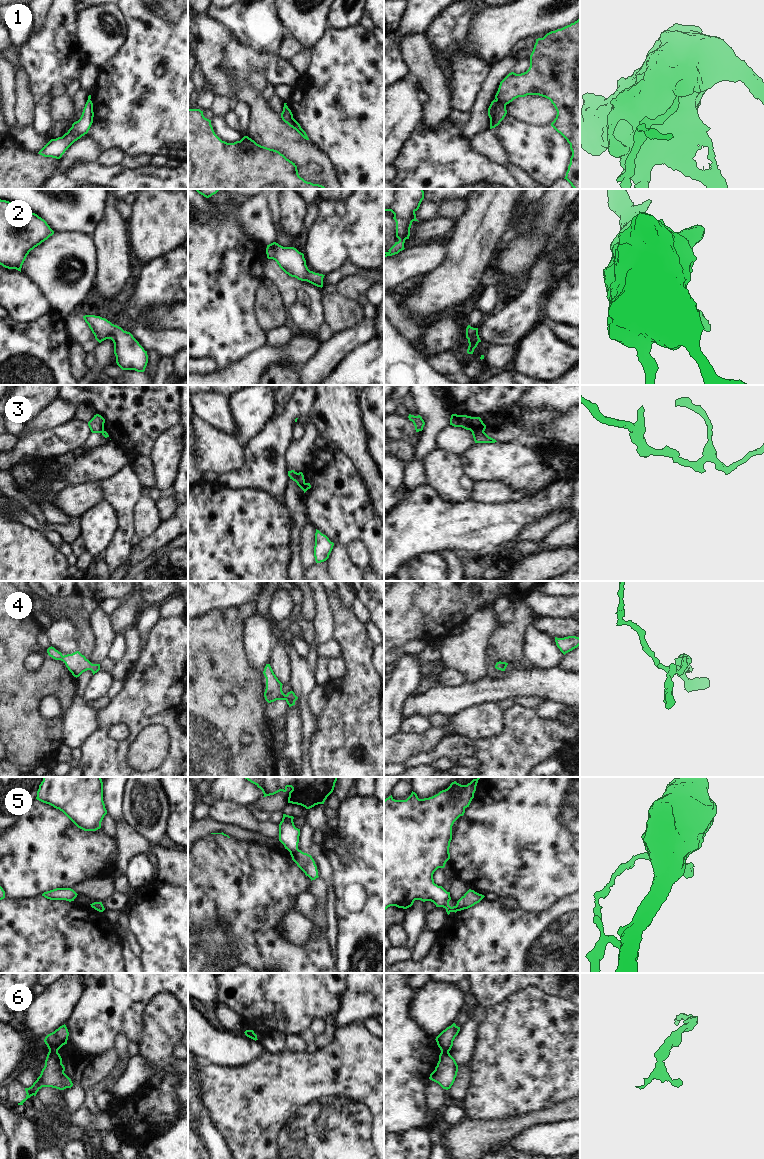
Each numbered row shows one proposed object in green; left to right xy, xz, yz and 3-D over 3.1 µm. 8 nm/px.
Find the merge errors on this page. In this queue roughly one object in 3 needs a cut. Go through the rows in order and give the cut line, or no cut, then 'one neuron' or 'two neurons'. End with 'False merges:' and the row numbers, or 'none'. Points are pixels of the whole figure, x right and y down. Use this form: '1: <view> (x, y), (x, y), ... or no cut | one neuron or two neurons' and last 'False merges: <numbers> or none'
1: yz (496, 99), (505, 105) | two neurons
2: no cut | one neuron
3: yz (483, 430), (472, 432) | two neurons
4: no cut | one neuron
5: xz (298, 849), (290, 852) | two neurons
6: xy (49, 1050), (57, 1051) | two neurons
False merges: 1, 3, 5, 6

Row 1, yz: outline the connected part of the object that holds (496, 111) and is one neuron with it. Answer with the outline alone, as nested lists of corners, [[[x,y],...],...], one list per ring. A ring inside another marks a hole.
[[[493,100],[488,108],[488,116],[490,118],[490,129],[500,124],[507,114],[506,105],[500,104],[497,100]]]

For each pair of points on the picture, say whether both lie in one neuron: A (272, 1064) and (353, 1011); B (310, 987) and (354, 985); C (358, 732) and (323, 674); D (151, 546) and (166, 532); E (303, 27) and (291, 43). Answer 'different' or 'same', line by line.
A: different
B: different
C: different
D: same
E: different

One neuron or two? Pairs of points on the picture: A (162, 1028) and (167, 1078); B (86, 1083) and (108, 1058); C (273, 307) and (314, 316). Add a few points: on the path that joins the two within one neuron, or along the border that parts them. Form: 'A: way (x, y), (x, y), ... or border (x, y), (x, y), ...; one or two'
A: way (162, 1040), (163, 1066); one
B: way (90, 1077), (103, 1064); one
C: border (277, 288), (287, 313); two

